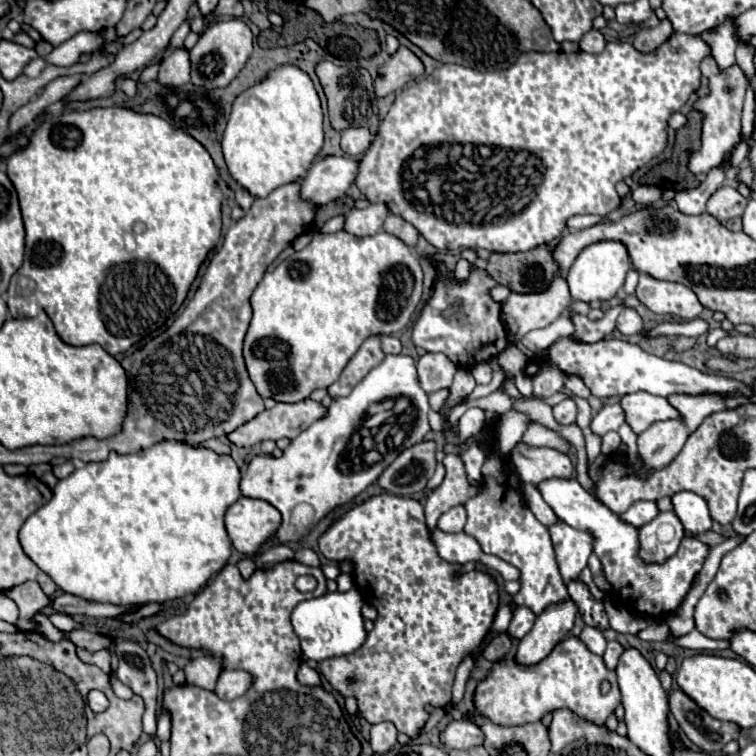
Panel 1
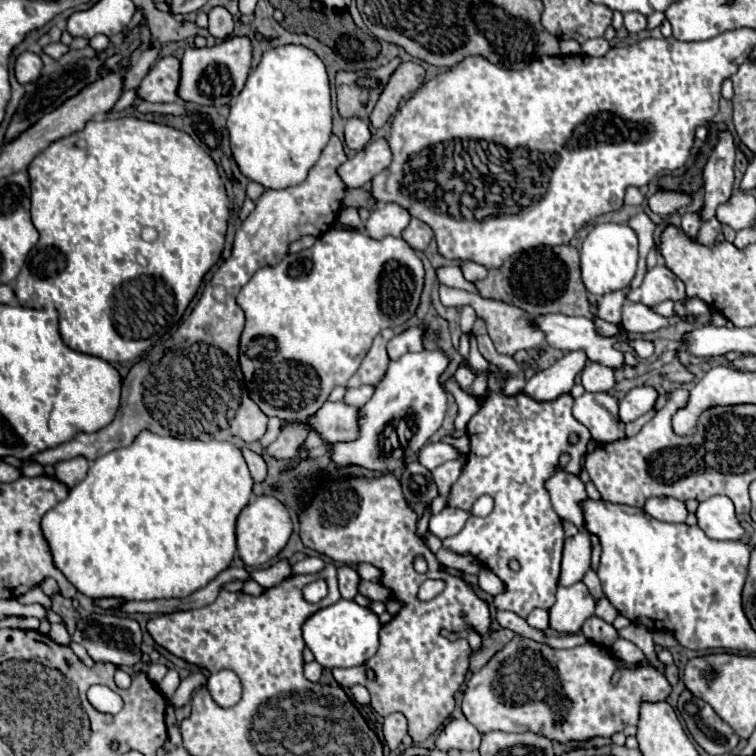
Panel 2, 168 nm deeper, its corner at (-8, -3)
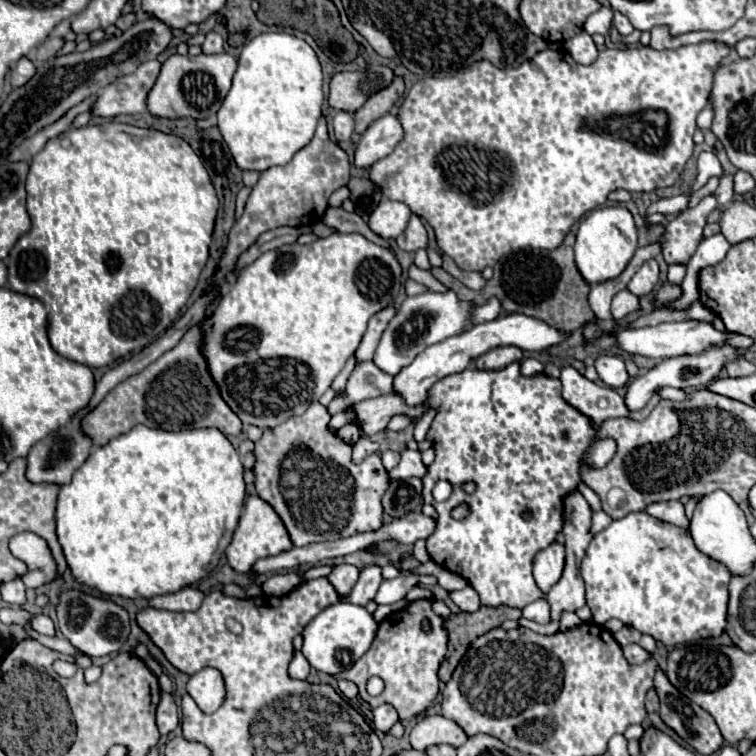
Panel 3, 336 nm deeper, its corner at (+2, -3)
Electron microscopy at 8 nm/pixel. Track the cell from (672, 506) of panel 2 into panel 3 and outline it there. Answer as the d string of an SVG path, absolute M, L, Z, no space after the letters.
M678 500L650 504L650 506L646 508L646 512L648 512L650 516L662 520L662 522L670 522L670 524L688 528L688 518L686 518L686 514L684 514L684 506L682 506L682 502L678 502Z

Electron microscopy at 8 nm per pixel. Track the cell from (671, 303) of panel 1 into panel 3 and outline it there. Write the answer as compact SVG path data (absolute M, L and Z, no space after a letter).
M652 258L652 260L646 260L640 270L632 276L632 280L628 282L628 290L636 296L648 296L656 284L660 280L660 270L658 270L658 262Z

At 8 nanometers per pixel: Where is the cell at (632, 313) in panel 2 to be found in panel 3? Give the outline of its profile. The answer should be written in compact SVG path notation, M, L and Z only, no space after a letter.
M620 290L614 298L612 298L612 316L618 320L618 318L624 318L626 314L634 312L638 308L638 296L634 296L630 290Z

